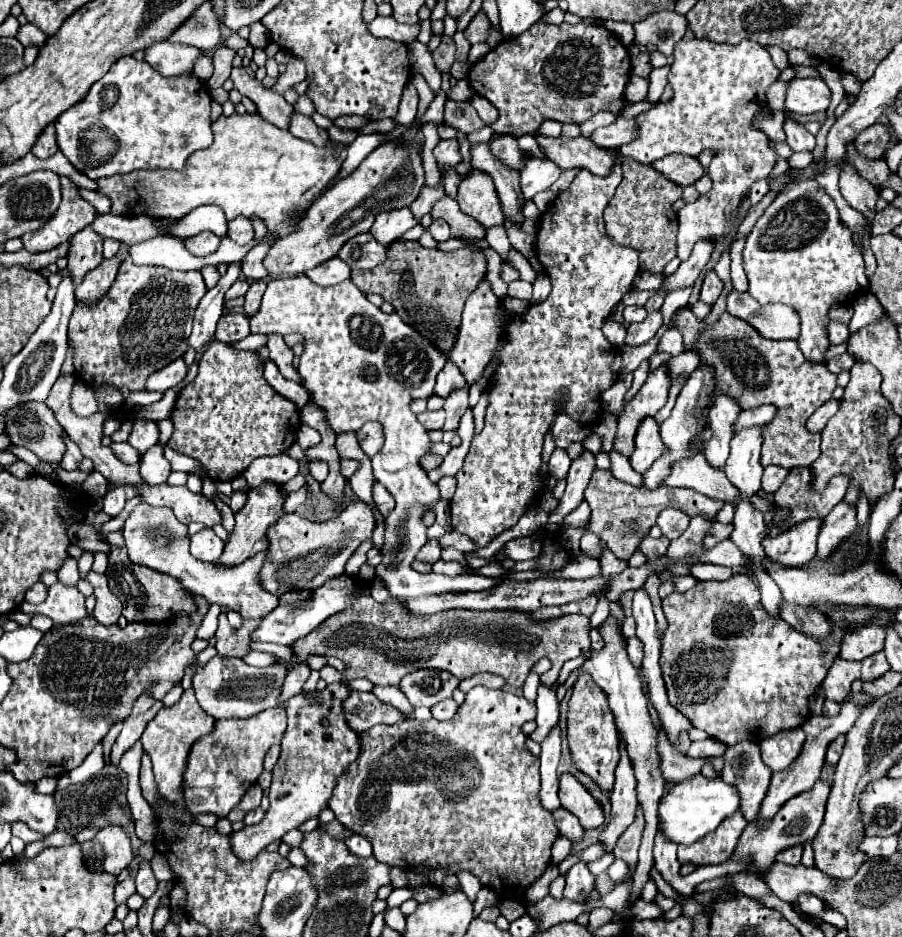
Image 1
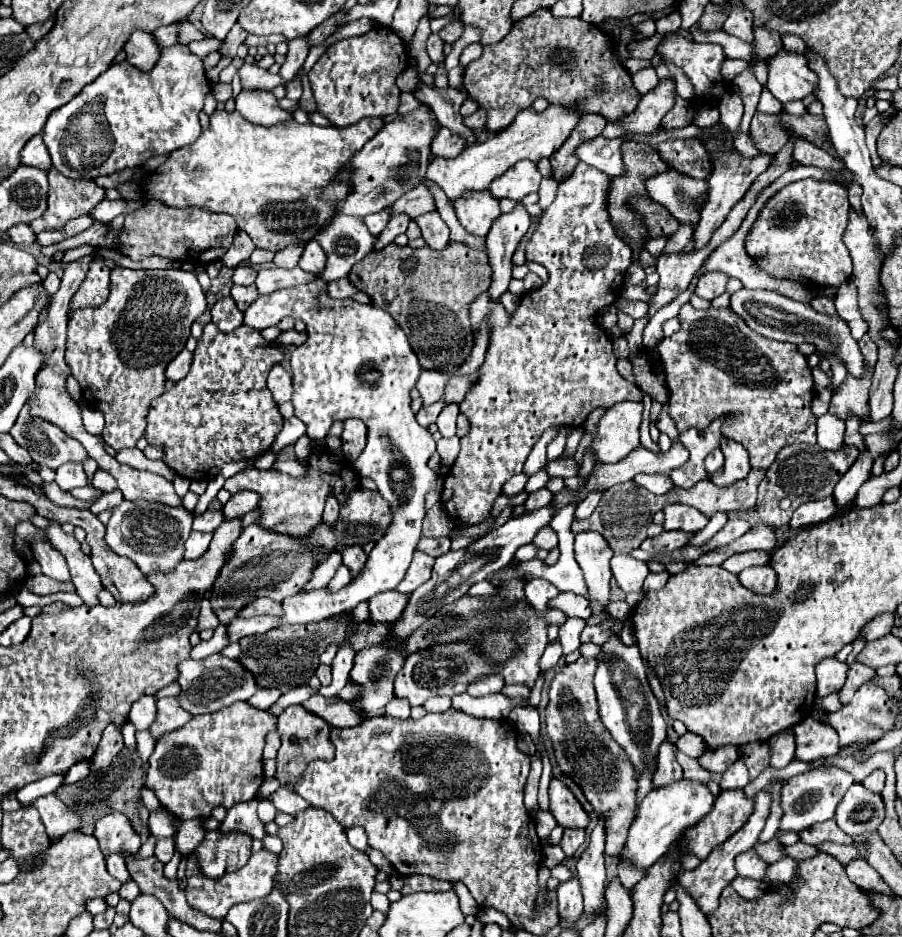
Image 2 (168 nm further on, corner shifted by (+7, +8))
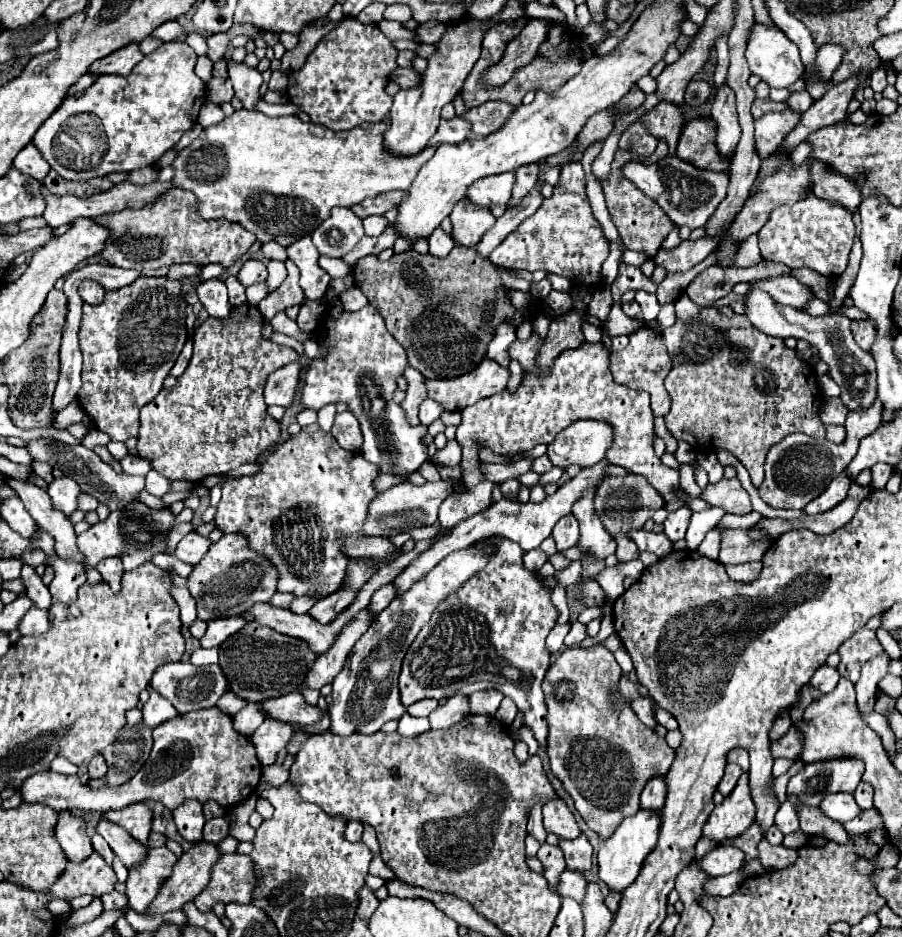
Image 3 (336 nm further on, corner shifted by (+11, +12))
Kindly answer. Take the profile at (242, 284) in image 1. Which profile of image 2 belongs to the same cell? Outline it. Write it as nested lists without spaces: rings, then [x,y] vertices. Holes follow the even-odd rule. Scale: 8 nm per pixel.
[[[240,265],[234,269],[234,275],[232,275],[232,283],[236,285],[252,285],[256,281],[256,269],[252,267],[246,267],[246,265]]]

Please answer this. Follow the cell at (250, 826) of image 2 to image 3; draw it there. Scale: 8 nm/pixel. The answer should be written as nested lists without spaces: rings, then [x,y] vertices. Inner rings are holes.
[[[228,815],[206,821],[202,833],[202,839],[206,843],[220,843],[224,837],[228,837]]]

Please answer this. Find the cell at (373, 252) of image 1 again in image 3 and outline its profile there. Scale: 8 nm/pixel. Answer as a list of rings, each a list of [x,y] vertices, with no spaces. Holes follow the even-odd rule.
[[[334,209],[334,213],[314,229],[312,241],[322,255],[344,257],[362,235],[362,219],[358,219],[350,209]]]

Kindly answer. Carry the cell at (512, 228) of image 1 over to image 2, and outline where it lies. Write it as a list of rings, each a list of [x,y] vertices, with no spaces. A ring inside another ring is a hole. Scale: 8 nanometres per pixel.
[[[442,127],[440,133],[432,141],[432,153],[438,157],[458,157],[464,149],[464,139],[454,135],[450,129]]]

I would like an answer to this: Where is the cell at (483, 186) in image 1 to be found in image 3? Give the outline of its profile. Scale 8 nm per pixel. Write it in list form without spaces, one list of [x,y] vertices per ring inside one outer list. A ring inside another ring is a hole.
[[[462,199],[450,213],[450,221],[452,221],[452,239],[458,245],[474,247],[482,239],[482,235],[494,225],[496,219],[490,213],[490,209],[470,205],[466,199]]]

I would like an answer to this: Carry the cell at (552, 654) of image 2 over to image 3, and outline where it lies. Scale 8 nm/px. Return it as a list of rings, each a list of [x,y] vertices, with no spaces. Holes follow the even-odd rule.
[[[564,623],[564,625],[556,625],[550,635],[548,635],[548,647],[552,653],[556,653],[562,645],[564,645],[564,637],[566,633],[570,631],[570,623]]]

